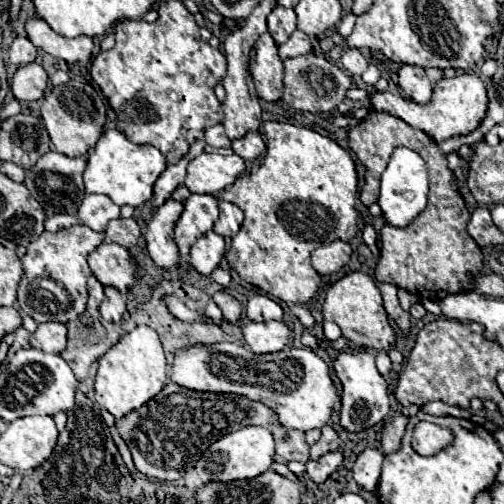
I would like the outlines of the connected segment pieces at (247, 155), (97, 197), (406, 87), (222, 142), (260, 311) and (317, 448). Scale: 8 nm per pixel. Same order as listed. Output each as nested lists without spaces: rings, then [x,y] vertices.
[[[249,132],[239,140],[233,140],[233,152],[243,160],[255,160],[265,154],[265,142],[259,132]]]
[[[87,194],[79,206],[77,218],[95,232],[103,232],[109,220],[119,218],[119,206],[105,194]]]
[[[399,64],[397,76],[399,76],[399,86],[407,98],[415,100],[417,104],[427,104],[431,100],[431,82],[423,66]]]
[[[215,124],[209,130],[205,130],[205,142],[213,148],[231,148],[231,140],[225,136],[223,124]]]
[[[263,294],[251,296],[245,306],[245,312],[247,312],[249,320],[253,320],[253,322],[267,322],[267,320],[281,320],[283,318],[281,306]]]
[[[323,426],[321,428],[321,438],[311,446],[311,460],[317,460],[317,458],[321,458],[327,452],[337,450],[337,446],[339,446],[337,432],[331,426]]]

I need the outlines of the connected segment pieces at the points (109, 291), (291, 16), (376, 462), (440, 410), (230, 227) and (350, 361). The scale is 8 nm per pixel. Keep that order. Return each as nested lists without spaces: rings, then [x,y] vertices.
[[[107,286],[105,288],[105,298],[99,306],[99,312],[105,320],[111,320],[111,322],[121,322],[123,318],[123,312],[125,312],[125,296],[113,288],[113,286]]]
[[[275,6],[271,10],[271,14],[267,16],[267,28],[269,28],[269,34],[273,36],[273,40],[277,44],[283,44],[291,36],[291,32],[297,28],[297,16],[291,8]]]
[[[365,448],[355,464],[353,464],[353,478],[355,482],[363,488],[363,490],[369,490],[369,492],[375,492],[377,488],[377,480],[379,480],[379,474],[381,474],[381,464],[383,464],[383,450],[381,448]]]
[[[427,402],[425,406],[421,406],[421,410],[425,414],[431,414],[431,416],[457,416],[457,418],[471,418],[471,414],[467,410],[461,410],[457,406],[449,406],[449,404],[443,404],[443,402]]]
[[[221,200],[219,202],[219,218],[217,218],[213,230],[221,236],[233,238],[239,232],[241,222],[243,222],[243,212],[235,204]]]
[[[367,350],[361,352],[339,352],[333,360],[333,370],[343,384],[339,424],[347,432],[361,432],[381,422],[389,412],[389,390],[383,376],[377,372],[375,356]]]

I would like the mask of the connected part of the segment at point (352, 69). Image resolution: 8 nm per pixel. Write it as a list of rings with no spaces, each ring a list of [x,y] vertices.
[[[357,48],[345,50],[345,52],[341,54],[341,58],[339,58],[339,64],[341,64],[349,74],[353,74],[353,76],[361,76],[361,74],[367,70],[367,66],[369,66],[369,62],[365,60],[365,56],[363,56]]]

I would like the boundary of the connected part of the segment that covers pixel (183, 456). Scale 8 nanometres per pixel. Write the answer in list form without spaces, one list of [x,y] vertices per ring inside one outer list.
[[[169,382],[157,394],[157,398],[151,398],[139,410],[133,410],[125,414],[125,418],[115,420],[115,426],[121,438],[127,442],[133,454],[135,468],[141,474],[157,480],[179,480],[189,468],[195,466],[193,446],[199,452],[205,452],[209,444],[219,440],[219,436],[223,434],[223,416],[231,432],[251,424],[269,428],[277,444],[275,462],[287,464],[291,460],[299,460],[305,464],[309,460],[309,444],[305,442],[305,434],[299,430],[287,430],[285,426],[281,426],[277,414],[265,404],[249,400],[245,396],[235,396],[235,394],[195,392],[195,390],[177,386],[173,382]]]

